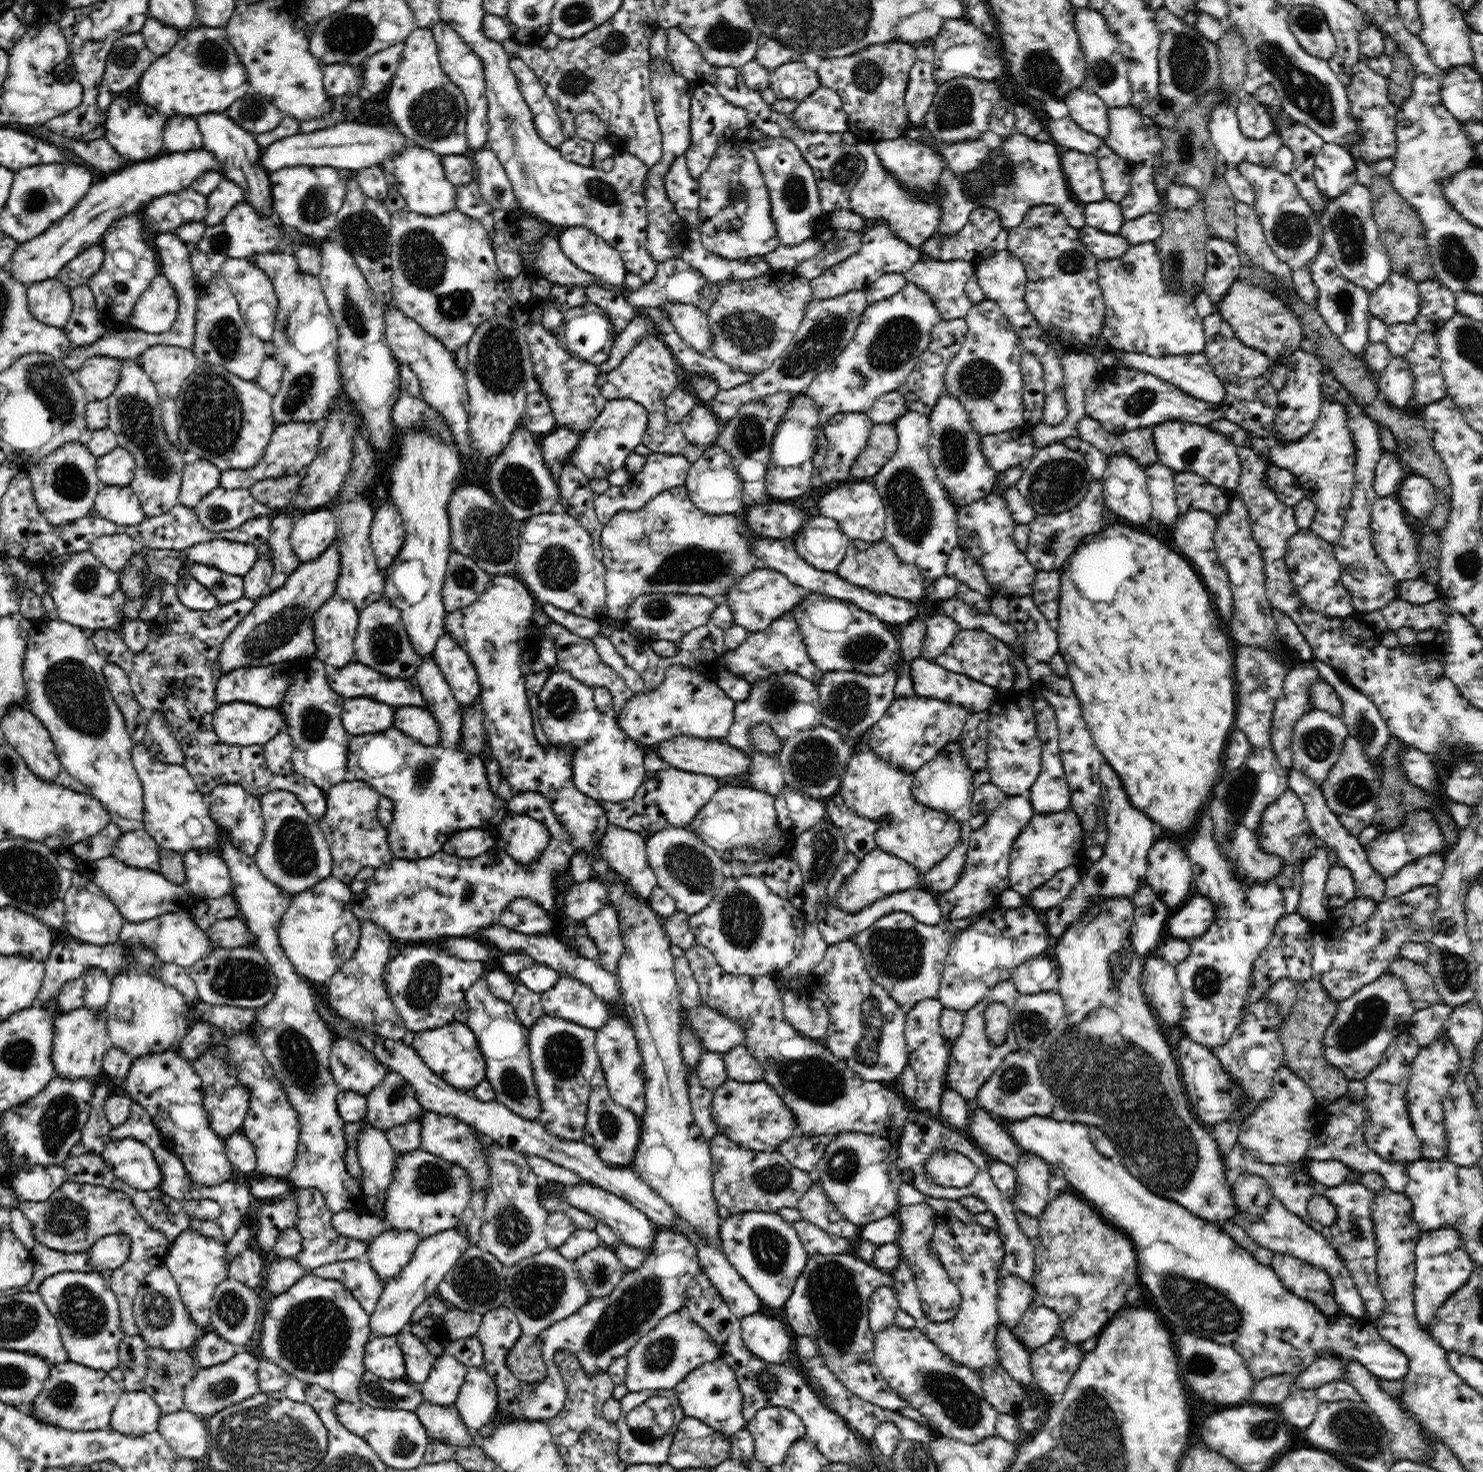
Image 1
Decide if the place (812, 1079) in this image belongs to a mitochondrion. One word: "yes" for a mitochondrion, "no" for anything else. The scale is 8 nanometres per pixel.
yes

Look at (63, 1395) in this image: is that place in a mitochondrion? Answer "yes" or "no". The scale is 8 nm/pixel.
yes

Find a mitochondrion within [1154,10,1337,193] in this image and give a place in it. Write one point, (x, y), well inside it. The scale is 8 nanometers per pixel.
(1189, 64)

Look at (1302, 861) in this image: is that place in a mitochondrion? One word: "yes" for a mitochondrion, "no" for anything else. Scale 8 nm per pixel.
no

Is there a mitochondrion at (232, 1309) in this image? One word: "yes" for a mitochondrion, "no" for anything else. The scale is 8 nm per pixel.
yes

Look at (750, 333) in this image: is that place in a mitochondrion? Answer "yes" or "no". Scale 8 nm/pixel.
yes

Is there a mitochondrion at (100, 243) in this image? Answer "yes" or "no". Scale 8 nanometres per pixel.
no

